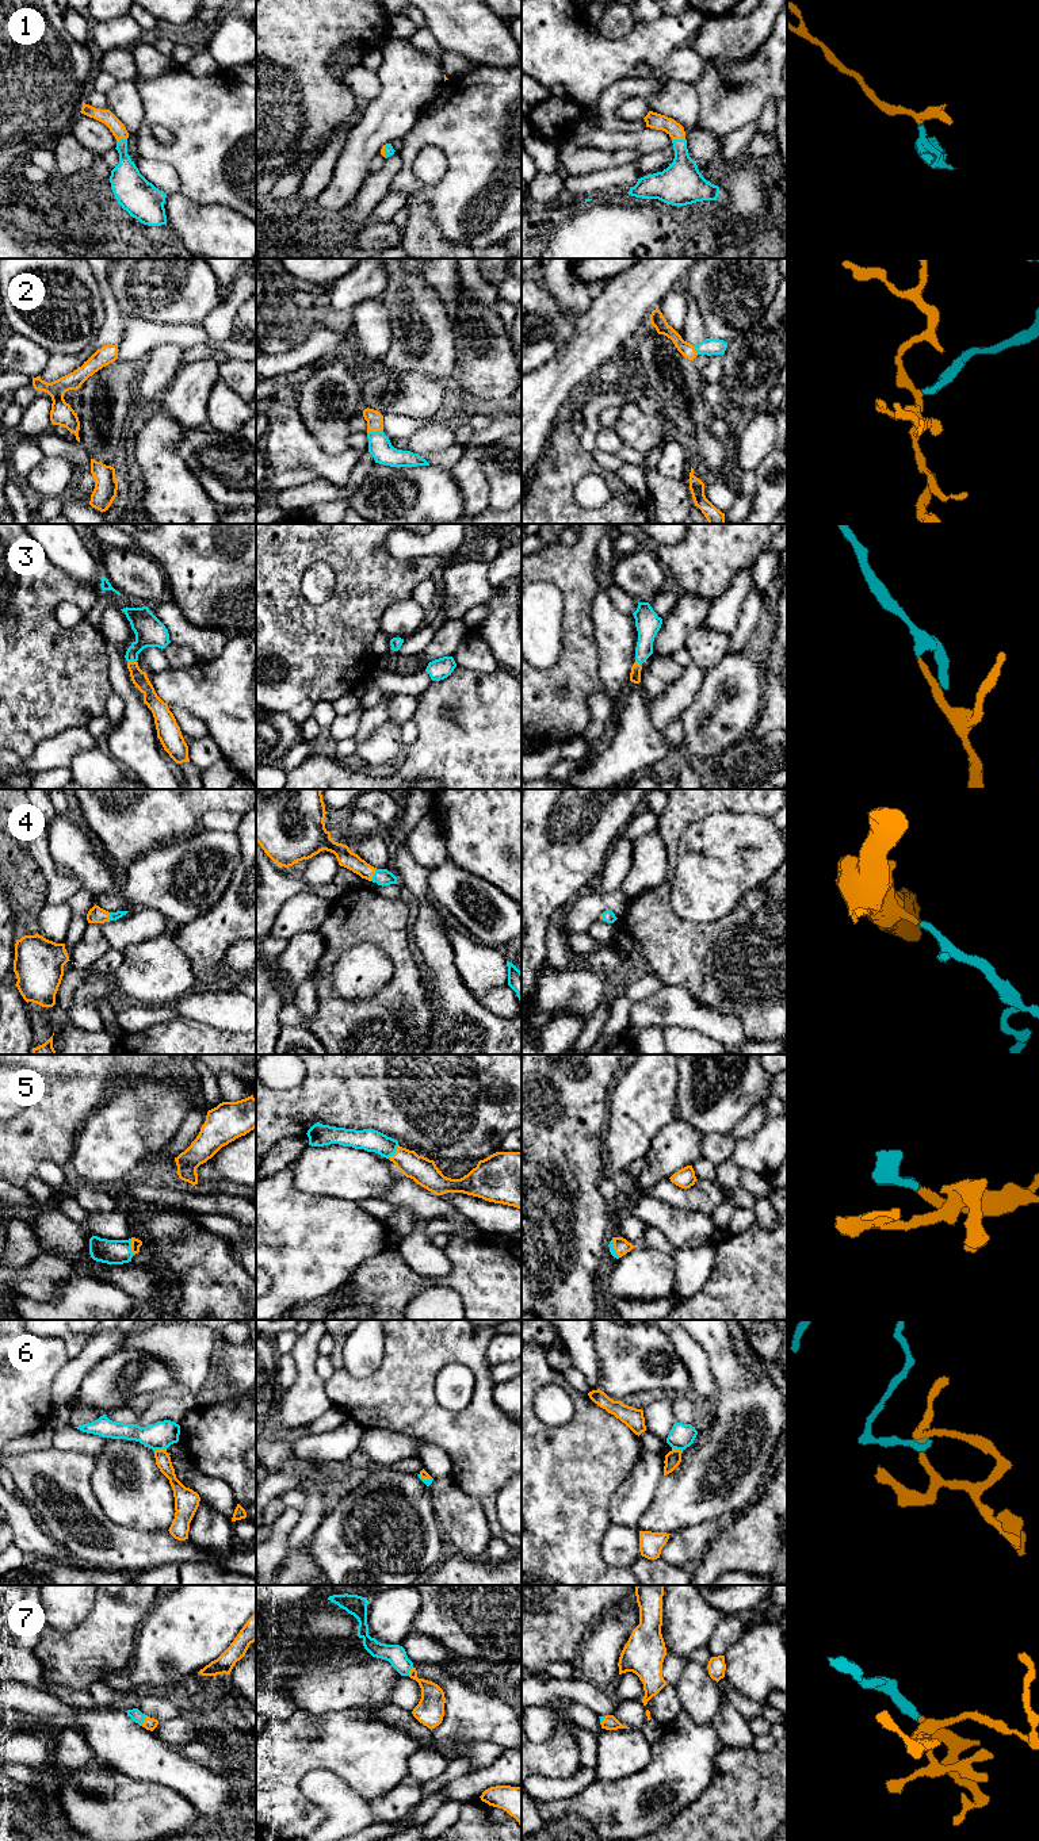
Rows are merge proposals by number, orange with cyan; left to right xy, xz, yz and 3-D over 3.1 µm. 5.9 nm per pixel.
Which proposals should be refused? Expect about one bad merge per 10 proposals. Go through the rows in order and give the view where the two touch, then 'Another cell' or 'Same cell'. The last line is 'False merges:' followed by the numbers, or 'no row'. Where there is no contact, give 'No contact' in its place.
1: Touches orange in yz. Same cell
2: Touches orange in xz. Same cell
3: Touches orange in xy. Same cell
4: Touches orange in xz. Same cell
5: Touches orange in xy. Same cell
6: Touches orange in xy. Another cell
7: Touches orange in xy. Same cell
False merges: 6

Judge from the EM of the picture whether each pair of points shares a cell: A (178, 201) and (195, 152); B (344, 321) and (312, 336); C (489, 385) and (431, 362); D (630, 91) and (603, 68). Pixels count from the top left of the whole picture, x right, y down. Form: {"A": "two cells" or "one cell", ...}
{"A": "two cells", "B": "two cells", "C": "two cells", "D": "two cells"}

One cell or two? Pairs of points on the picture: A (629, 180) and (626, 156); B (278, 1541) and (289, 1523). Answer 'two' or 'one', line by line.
A: two
B: one

